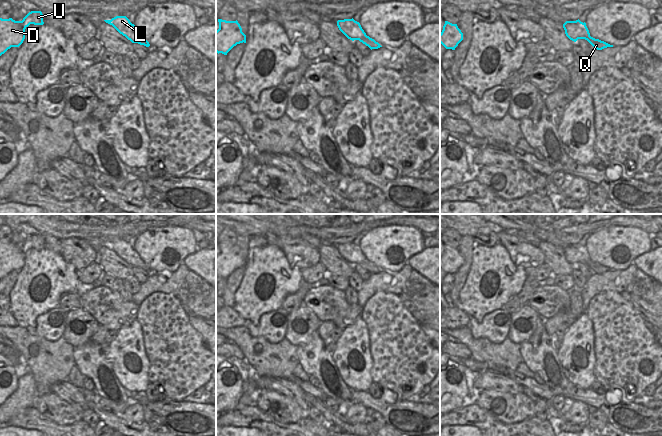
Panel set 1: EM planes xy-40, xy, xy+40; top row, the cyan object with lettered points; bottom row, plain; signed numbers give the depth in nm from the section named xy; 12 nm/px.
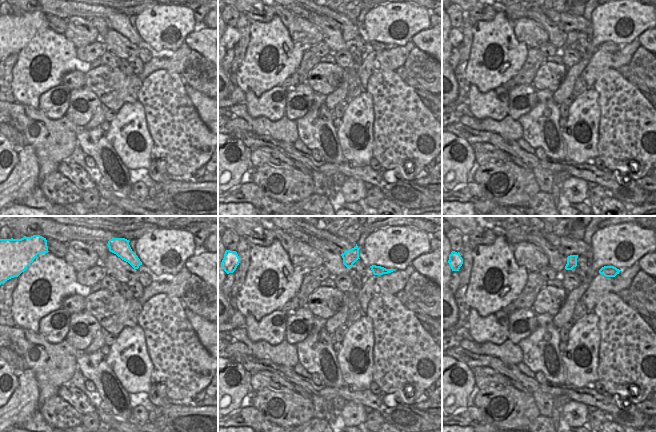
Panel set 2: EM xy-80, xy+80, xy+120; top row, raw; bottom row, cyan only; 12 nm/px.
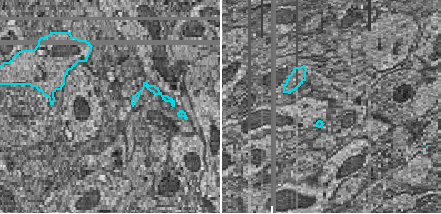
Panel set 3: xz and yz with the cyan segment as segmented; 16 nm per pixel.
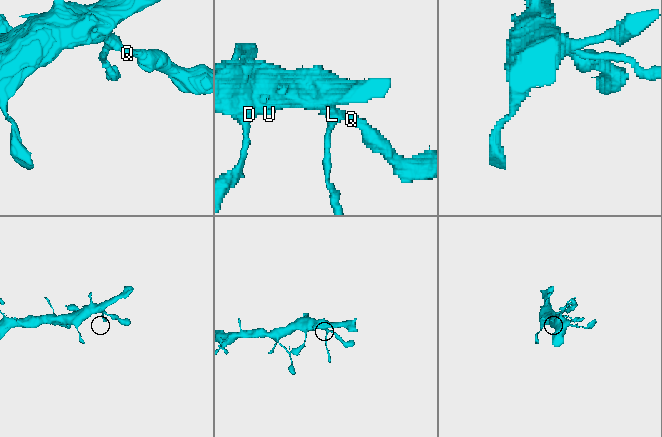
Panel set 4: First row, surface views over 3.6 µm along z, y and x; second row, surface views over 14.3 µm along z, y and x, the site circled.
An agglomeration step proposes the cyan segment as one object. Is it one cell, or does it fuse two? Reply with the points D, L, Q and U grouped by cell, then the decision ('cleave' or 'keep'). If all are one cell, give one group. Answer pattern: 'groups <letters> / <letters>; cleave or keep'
groups D L Q U; keep

